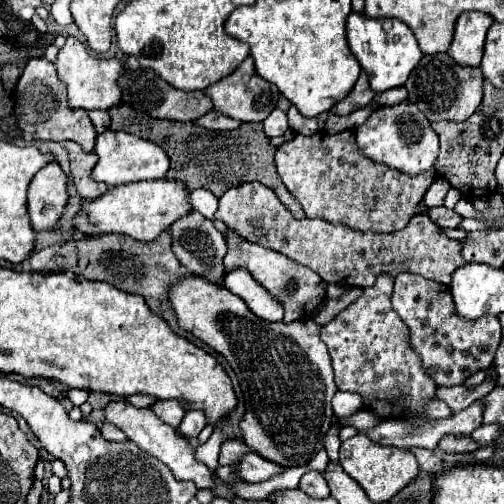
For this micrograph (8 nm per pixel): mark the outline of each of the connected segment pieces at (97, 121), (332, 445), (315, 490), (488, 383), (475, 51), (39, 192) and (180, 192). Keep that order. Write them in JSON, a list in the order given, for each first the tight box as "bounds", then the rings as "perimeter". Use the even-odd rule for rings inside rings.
[{"bounds":[89,112,111,134],"perimeter":[[[89,112],[89,116],[91,116],[91,122],[93,122],[93,126],[97,128],[99,134],[105,132],[109,128],[109,124],[111,124],[109,112]]]},{"bounds":[325,424,341,462],"perimeter":[[[333,424],[331,430],[329,430],[327,436],[325,436],[325,448],[327,448],[329,458],[331,458],[333,462],[339,462],[339,446],[341,446],[341,442],[339,442],[339,426]]]},{"bounds":[299,472,329,498],"perimeter":[[[305,472],[299,480],[299,488],[311,496],[311,498],[327,498],[329,496],[329,486],[327,486],[327,480],[323,480],[323,474],[321,472]]]},{"bounds":[437,374,497,412],"perimeter":[[[491,374],[487,376],[485,382],[481,382],[479,386],[475,388],[467,388],[465,384],[459,384],[459,386],[453,386],[453,388],[445,388],[441,386],[437,390],[437,396],[453,410],[453,412],[461,412],[465,410],[467,406],[471,405],[471,402],[479,400],[479,398],[485,398],[497,384],[497,376]]]},{"bounds":[447,12,493,66],"perimeter":[[[463,12],[457,20],[453,44],[449,46],[447,54],[459,66],[479,66],[483,58],[485,34],[491,24],[493,18],[483,12]]]},{"bounds":[27,162,69,232],"perimeter":[[[57,162],[47,164],[47,168],[41,168],[35,174],[27,200],[31,224],[37,232],[57,228],[57,222],[63,216],[63,210],[69,202],[67,184],[67,174],[61,170]]]},{"bounds":[75,180,193,240],"perimeter":[[[143,180],[123,186],[113,186],[107,194],[85,202],[75,226],[83,234],[127,234],[135,240],[155,240],[163,230],[193,210],[189,202],[189,188],[179,180]]]}]

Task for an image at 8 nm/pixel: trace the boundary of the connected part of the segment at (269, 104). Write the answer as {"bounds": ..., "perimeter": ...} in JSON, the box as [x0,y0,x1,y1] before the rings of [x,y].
{"bounds":[205,56,281,122],"perimeter":[[[247,56],[243,60],[243,64],[233,74],[215,82],[205,92],[211,96],[217,112],[223,112],[225,116],[231,116],[231,118],[241,120],[241,122],[263,122],[271,114],[271,110],[275,110],[277,100],[281,96],[277,86],[273,86],[271,82],[267,82],[265,78],[261,78],[255,72],[255,64],[253,64],[251,56]]]}

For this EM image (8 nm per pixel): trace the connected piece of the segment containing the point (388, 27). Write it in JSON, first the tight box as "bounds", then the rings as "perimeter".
{"bounds":[347,12,423,94],"perimeter":[[[353,12],[347,20],[347,40],[349,40],[351,52],[359,60],[361,68],[367,72],[369,84],[377,94],[389,88],[403,86],[409,74],[413,72],[413,68],[423,58],[423,52],[417,44],[415,34],[405,22],[397,18],[369,18],[365,14]]]}

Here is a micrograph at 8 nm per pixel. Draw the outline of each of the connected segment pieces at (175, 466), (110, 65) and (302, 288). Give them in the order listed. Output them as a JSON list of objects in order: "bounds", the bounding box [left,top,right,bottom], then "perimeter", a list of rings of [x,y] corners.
[{"bounds":[103,400,215,490],"perimeter":[[[113,400],[113,402],[109,402],[109,406],[105,408],[103,414],[109,422],[113,422],[117,428],[121,428],[125,432],[125,436],[129,440],[133,440],[139,448],[143,448],[151,456],[163,460],[171,468],[171,472],[177,480],[191,480],[191,482],[195,482],[195,486],[199,490],[215,488],[215,472],[211,472],[203,462],[197,460],[195,446],[191,446],[191,442],[185,436],[175,432],[175,428],[165,424],[159,416],[155,416],[153,410],[149,410],[149,408],[139,410],[131,404],[127,404],[125,400]]]},{"bounds":[57,36,125,110],"perimeter":[[[69,36],[65,46],[59,50],[57,56],[57,72],[59,80],[67,84],[67,96],[69,96],[69,106],[73,110],[109,110],[113,106],[121,104],[121,86],[119,78],[125,74],[125,66],[121,60],[97,60],[89,56],[87,48],[75,38]]]},{"bounds":[225,230,325,322],"perimeter":[[[231,230],[227,232],[225,240],[229,244],[229,252],[225,256],[227,270],[231,272],[231,268],[235,268],[235,266],[247,266],[251,276],[255,276],[255,280],[259,284],[263,284],[263,288],[267,288],[271,294],[279,296],[279,300],[283,302],[283,308],[285,308],[285,318],[283,318],[285,322],[311,318],[315,314],[317,306],[321,304],[321,300],[325,300],[325,288],[321,286],[323,280],[313,270],[309,270],[307,266],[301,266],[301,264],[289,260],[287,256],[271,250],[271,248],[251,244]]]}]

